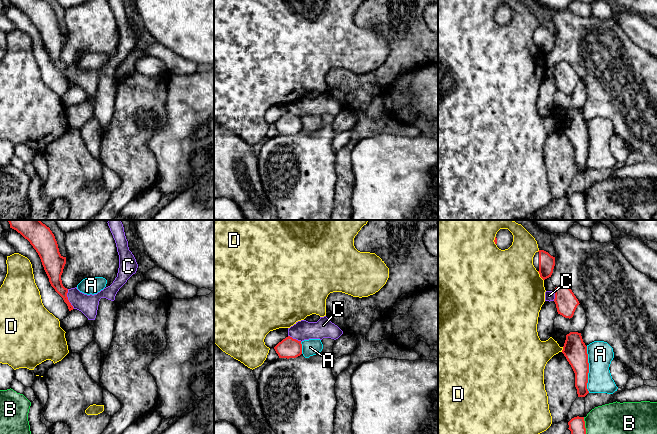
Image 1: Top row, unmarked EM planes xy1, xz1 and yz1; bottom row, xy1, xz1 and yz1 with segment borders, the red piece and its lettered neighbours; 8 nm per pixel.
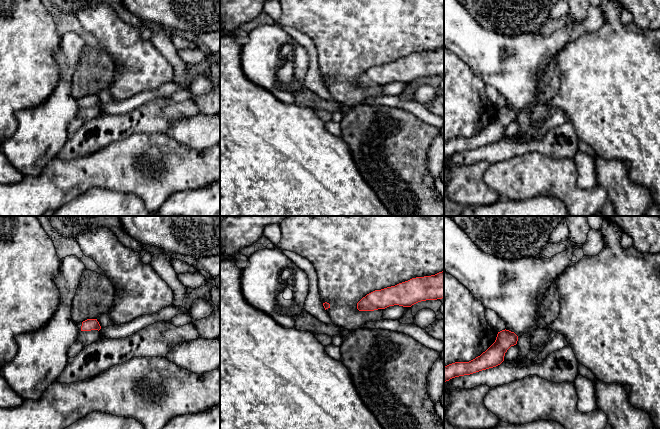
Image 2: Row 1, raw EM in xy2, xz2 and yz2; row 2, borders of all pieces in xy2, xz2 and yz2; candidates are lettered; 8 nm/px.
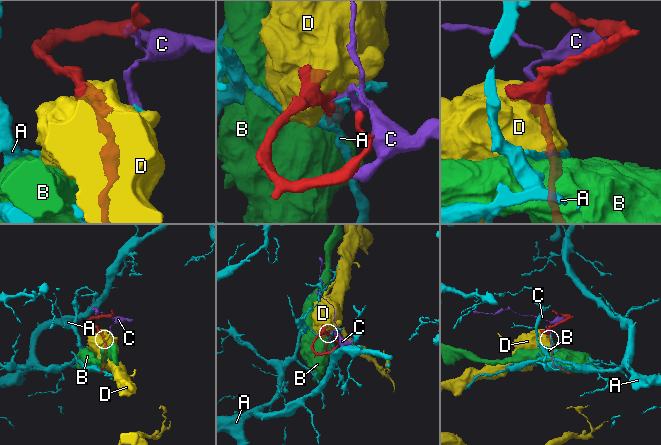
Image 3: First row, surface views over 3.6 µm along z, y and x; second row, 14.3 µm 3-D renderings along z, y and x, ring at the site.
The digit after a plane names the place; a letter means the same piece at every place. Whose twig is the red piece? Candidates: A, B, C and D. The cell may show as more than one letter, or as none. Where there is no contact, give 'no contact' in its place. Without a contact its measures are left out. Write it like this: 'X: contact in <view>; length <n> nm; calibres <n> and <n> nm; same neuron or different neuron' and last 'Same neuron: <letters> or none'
A: contact in yz1; length 380 nm; calibres 190 and 200 nm; different neuron
B: contact in yz1; length 140 nm; calibres 130 and 260 nm; different neuron
C: contact in xy1; length 170 nm; calibres 130 and 160 nm; different neuron
D: contact in yz1; length 90 nm; calibres 130 and 500 nm; different neuron
Same neuron: none

